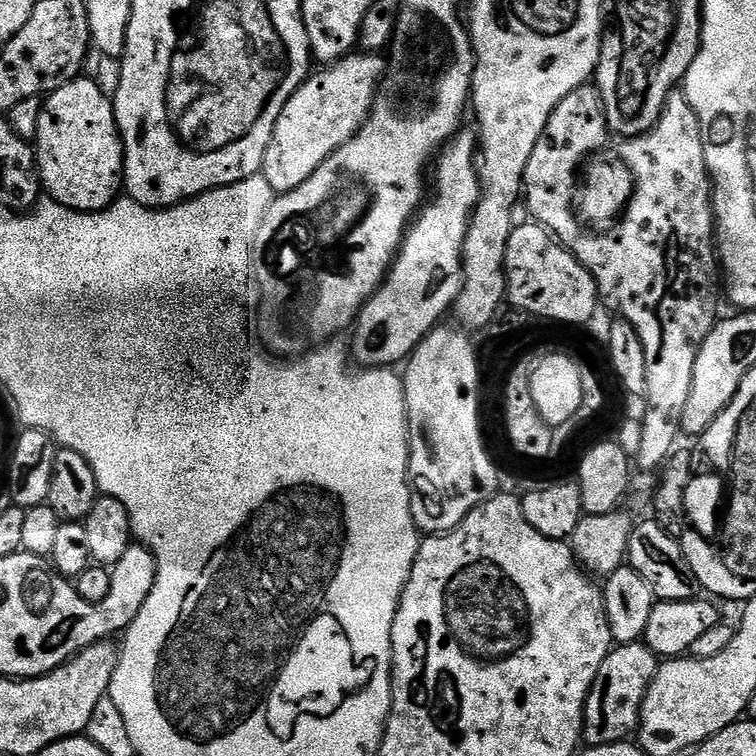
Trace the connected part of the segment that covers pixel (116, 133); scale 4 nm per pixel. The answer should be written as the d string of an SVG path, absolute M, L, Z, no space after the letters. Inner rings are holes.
M84 79L71 80L44 100L44 109L36 127L34 151L43 191L51 199L79 212L100 212L117 199L116 191L121 191L124 141L120 139L120 128L116 125L116 110L109 93L107 96L94 81Z

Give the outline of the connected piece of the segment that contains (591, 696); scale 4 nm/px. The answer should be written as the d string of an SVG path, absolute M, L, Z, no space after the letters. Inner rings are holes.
M643 642L616 644L606 662L598 666L594 686L590 686L584 707L583 743L588 746L606 746L619 740L628 740L637 731L640 707L646 690L656 676L658 658Z

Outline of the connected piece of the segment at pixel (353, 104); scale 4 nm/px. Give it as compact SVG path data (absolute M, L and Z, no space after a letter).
M351 53L338 63L311 73L283 107L260 171L273 193L289 192L310 178L334 150L354 136L372 113L372 103L386 75L386 60L380 54L357 54Z

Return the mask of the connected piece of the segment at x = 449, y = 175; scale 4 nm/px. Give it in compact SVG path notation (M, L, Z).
M461 130L440 149L438 155L434 160L434 172L436 168L436 193L431 193L430 199L421 207L420 211L416 213L413 221L408 226L408 231L404 233L404 240L400 244L400 251L396 254L396 259L392 261L392 266L388 270L388 275L384 277L384 281L380 283L380 289L375 292L364 307L360 309L355 321L354 327L351 329L352 340L350 339L350 356L359 367L362 368L392 368L393 366L400 366L407 361L421 342L428 336L433 328L441 323L440 320L444 315L449 315L450 309L455 305L458 294L464 285L464 243L466 242L466 234L468 233L468 220L472 216L472 211L476 208L477 202L480 200L480 193L482 185L480 182L480 173L478 171L478 136L475 131L467 132Z

